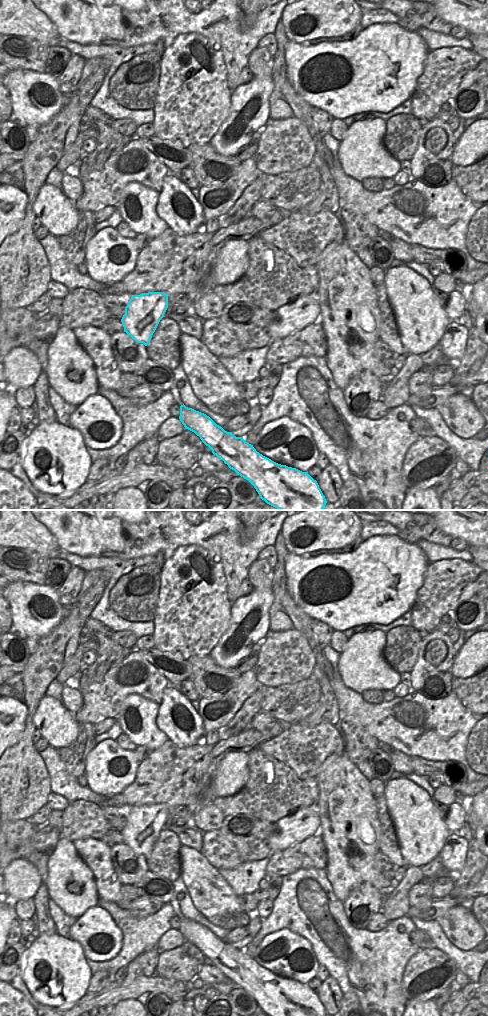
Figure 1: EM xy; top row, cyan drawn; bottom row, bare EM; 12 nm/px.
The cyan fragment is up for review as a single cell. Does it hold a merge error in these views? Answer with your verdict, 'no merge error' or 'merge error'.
no merge error

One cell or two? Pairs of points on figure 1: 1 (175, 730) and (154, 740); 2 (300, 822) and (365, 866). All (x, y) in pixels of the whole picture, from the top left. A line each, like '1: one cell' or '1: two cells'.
1: two cells
2: two cells

